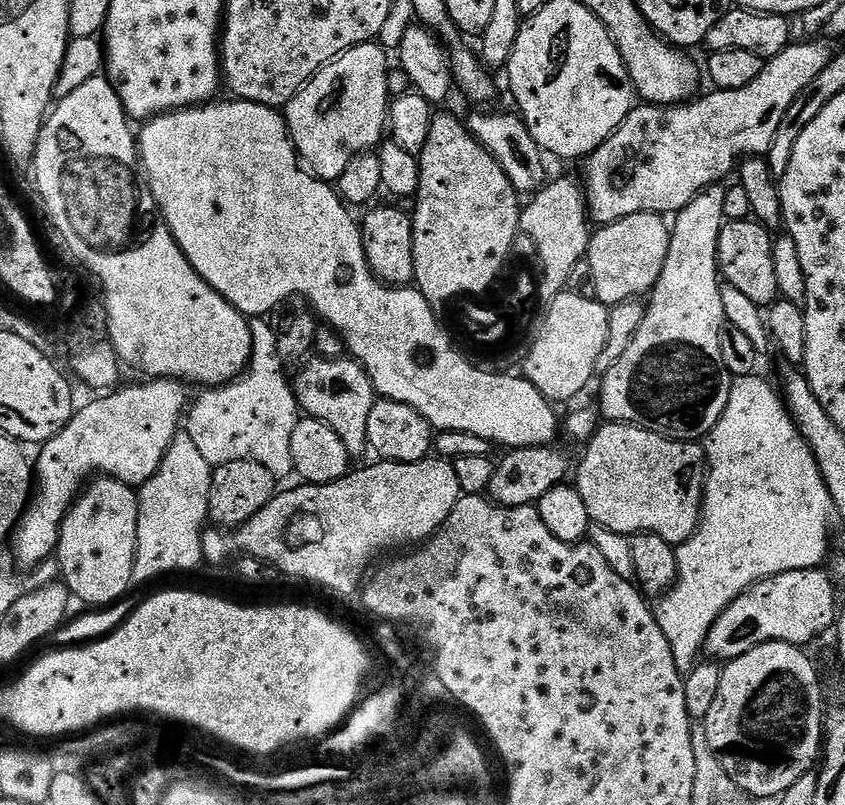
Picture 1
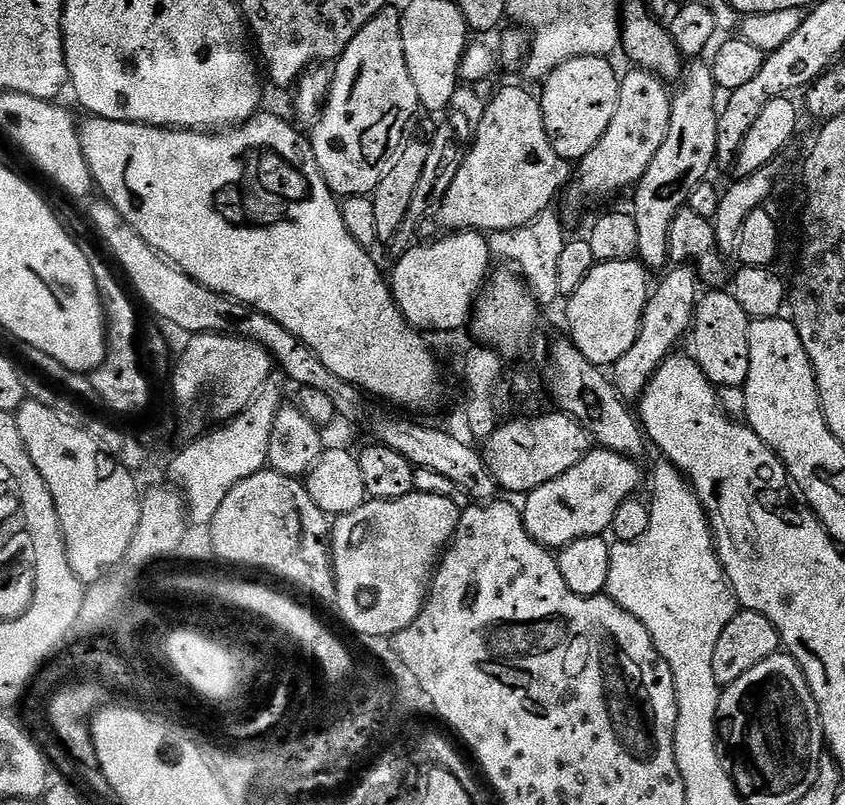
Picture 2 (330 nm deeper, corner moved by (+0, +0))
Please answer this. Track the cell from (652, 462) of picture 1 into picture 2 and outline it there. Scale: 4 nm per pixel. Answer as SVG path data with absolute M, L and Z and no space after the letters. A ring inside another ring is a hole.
M593 447L578 462L578 466L570 466L566 474L558 474L546 486L538 486L534 491L527 493L525 504L522 504L524 525L526 530L538 543L549 550L559 550L578 538L604 536L611 529L615 514L623 503L633 499L640 488L640 468L631 456L624 456L620 452L611 452L609 448Z

